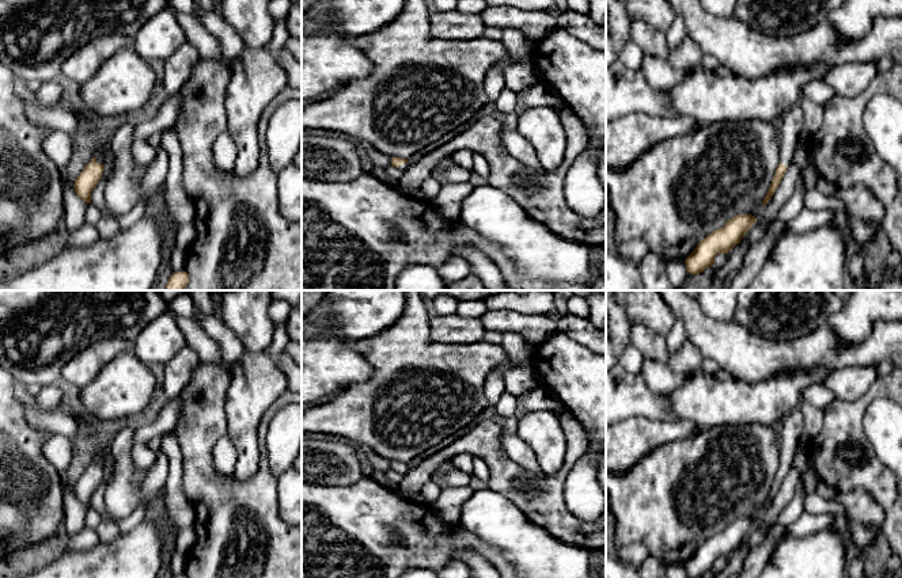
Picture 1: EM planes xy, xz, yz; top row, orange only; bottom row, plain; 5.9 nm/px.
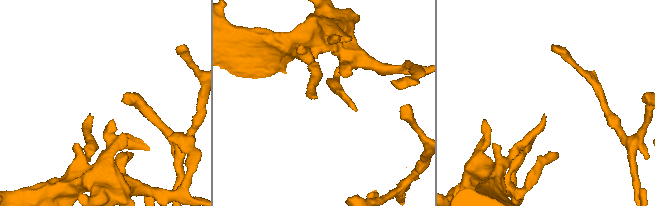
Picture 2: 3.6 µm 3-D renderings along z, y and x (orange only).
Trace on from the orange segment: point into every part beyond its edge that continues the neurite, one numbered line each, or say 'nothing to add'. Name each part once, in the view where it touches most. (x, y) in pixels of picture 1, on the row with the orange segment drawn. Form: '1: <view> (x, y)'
1: xy (102, 137)

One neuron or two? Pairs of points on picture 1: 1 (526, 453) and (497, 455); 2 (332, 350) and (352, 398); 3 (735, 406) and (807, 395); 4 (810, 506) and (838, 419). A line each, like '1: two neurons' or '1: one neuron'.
1: two neurons
2: two neurons
3: two neurons
4: two neurons

